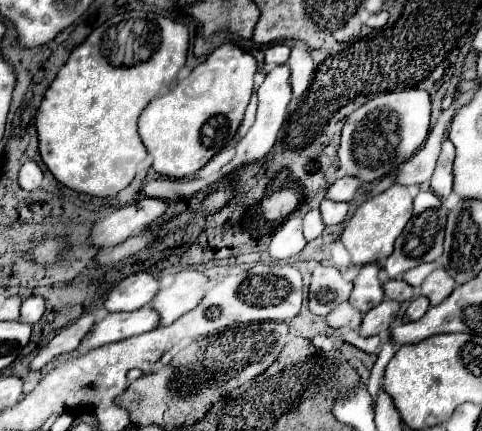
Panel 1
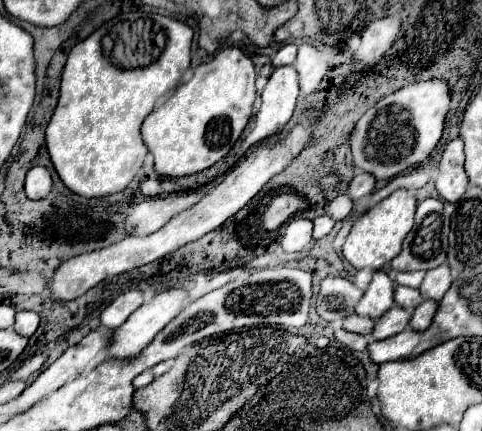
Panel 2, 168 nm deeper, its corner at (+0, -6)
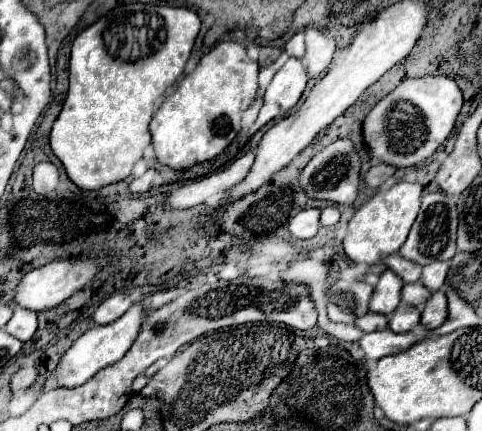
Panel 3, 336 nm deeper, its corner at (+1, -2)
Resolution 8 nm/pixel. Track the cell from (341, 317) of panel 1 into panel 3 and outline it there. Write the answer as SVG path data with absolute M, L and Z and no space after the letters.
M368 312L360 318L356 318L354 322L362 332L376 332L376 330L384 330L388 326L388 316L384 314L376 314L376 312Z

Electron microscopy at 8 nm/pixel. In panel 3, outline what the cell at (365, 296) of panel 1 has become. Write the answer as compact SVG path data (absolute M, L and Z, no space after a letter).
M384 270L380 274L378 284L374 286L374 292L372 292L368 308L372 312L388 316L392 310L396 310L396 306L400 302L400 288L402 288L402 284L404 282L392 270Z

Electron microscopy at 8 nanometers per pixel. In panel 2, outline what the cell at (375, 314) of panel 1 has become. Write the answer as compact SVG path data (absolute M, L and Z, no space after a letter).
M393 306L389 312L385 312L377 322L375 322L375 330L371 334L371 340L385 340L393 334L399 334L401 330L405 330L409 326L411 320L411 312L401 308L401 306Z

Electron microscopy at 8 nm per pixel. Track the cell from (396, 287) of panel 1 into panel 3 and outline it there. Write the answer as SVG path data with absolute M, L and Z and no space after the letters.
M420 282L404 284L404 288L402 288L402 302L406 302L406 304L410 304L410 306L420 308L420 306L428 300L428 296L430 296L430 294L432 294L432 292L430 292L428 288L424 288Z

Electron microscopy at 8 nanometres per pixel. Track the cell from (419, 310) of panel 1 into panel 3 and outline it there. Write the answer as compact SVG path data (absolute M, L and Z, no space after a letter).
M442 290L434 292L428 302L424 304L424 310L422 310L422 318L420 318L420 324L426 328L426 330L432 330L432 328L438 328L446 316L448 316L448 308L446 308L446 296Z

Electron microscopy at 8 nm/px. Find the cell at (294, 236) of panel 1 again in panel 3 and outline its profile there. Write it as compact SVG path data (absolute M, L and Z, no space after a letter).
M316 208L300 210L288 222L290 236L292 238L298 238L298 240L308 240L308 238L316 236L318 230L320 230L320 210L316 210Z

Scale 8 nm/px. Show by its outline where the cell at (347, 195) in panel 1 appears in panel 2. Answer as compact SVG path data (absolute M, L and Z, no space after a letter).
M357 174L351 182L349 182L349 188L347 188L347 194L351 200L359 200L359 198L365 198L369 196L377 186L377 178L373 174Z

